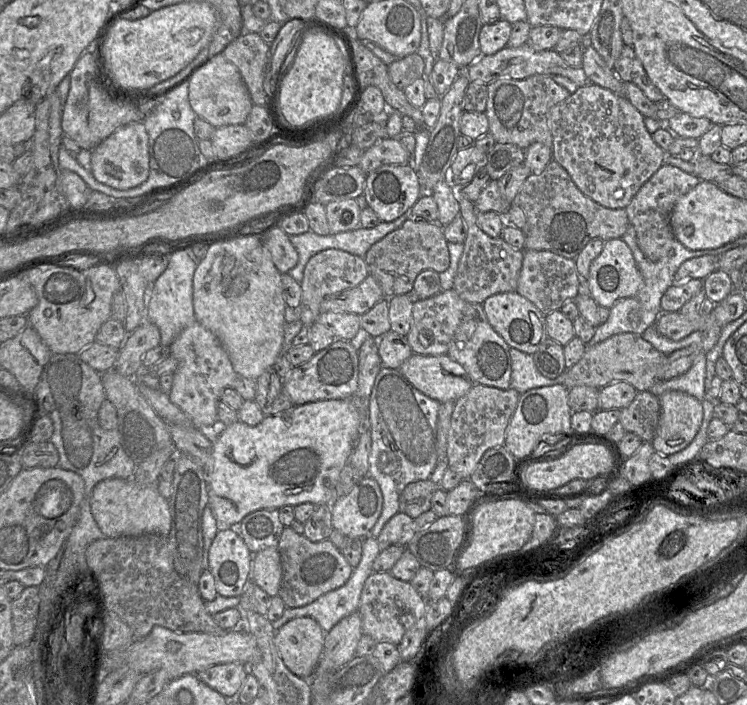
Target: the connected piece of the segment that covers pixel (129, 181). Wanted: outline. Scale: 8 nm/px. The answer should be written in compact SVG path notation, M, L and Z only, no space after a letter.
M143 121L121 126L91 150L91 172L102 184L118 190L139 186L149 176L149 139Z

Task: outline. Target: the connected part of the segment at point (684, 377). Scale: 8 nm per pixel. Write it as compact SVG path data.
M700 353L687 372L675 378L657 382L649 389L649 392L659 398L666 391L678 390L703 401L705 399L706 363L706 353Z

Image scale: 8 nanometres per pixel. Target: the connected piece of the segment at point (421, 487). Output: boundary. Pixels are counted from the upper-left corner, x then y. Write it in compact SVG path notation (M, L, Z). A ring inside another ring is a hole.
M430 479L419 480L408 484L399 497L399 512L412 519L431 509L431 500L439 485Z

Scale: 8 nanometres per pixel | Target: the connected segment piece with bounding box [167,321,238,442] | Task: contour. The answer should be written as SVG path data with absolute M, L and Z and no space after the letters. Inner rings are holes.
M197 321L175 338L169 346L169 355L177 362L172 387L167 394L169 400L190 418L193 426L213 442L226 427L223 423L213 426L219 421L216 405L224 389L231 387L238 374L218 339Z

